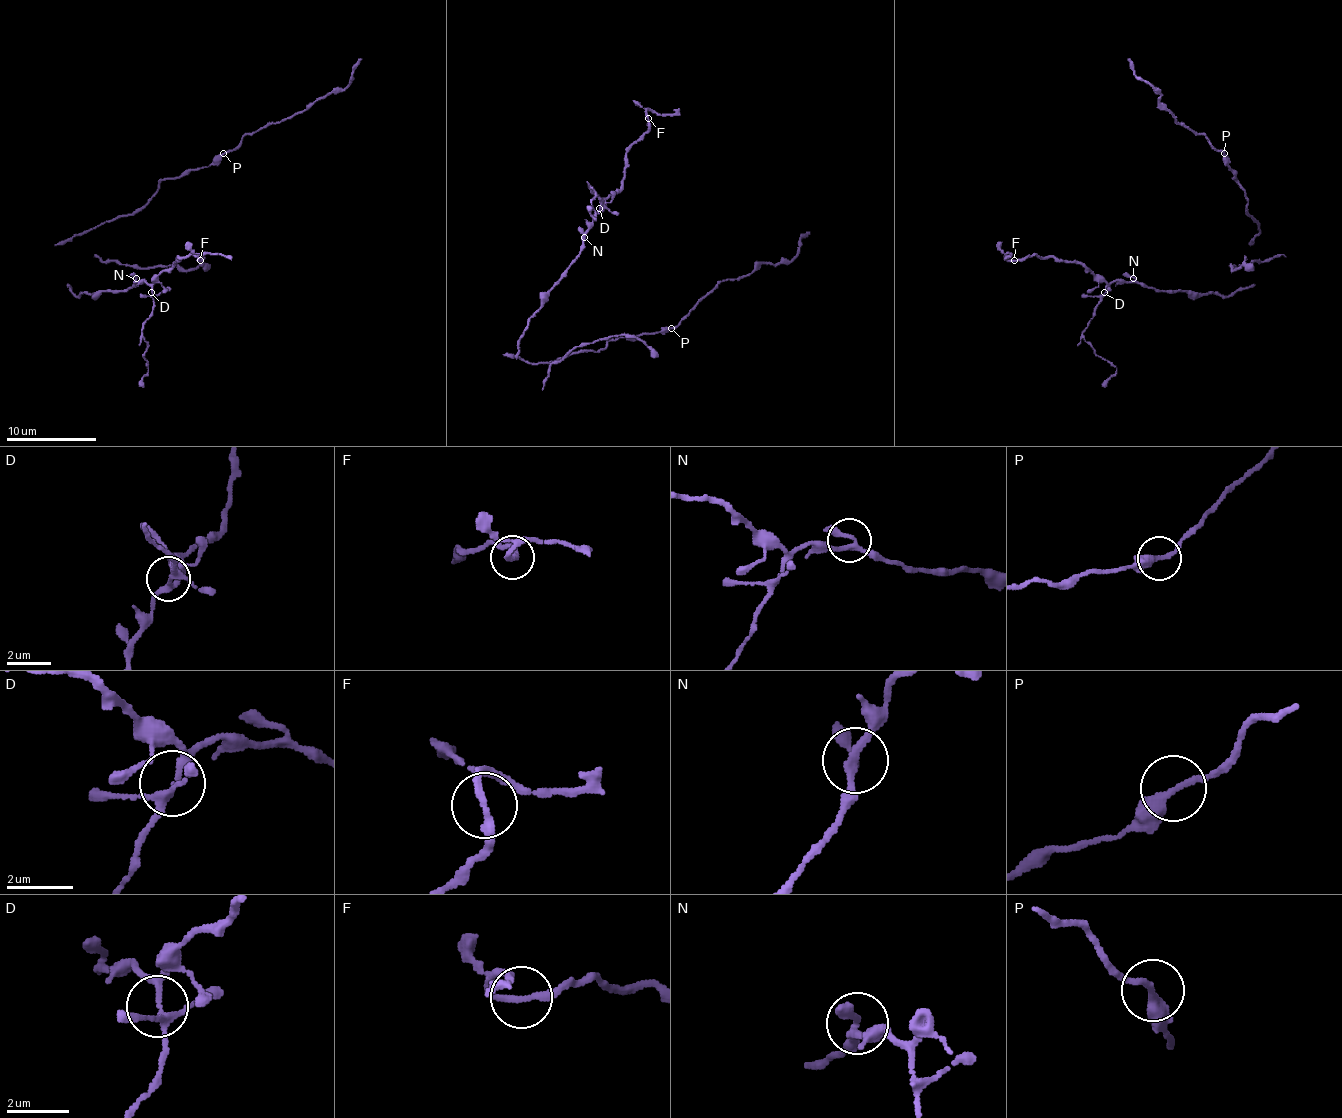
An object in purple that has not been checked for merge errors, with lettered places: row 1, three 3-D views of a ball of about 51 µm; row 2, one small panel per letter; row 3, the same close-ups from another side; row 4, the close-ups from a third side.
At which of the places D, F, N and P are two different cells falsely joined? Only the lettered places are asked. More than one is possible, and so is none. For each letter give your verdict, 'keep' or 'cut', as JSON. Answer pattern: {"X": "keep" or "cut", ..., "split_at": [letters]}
{"D": "cut", "F": "cut", "N": "keep", "P": "keep", "split_at": ["D", "F"]}

